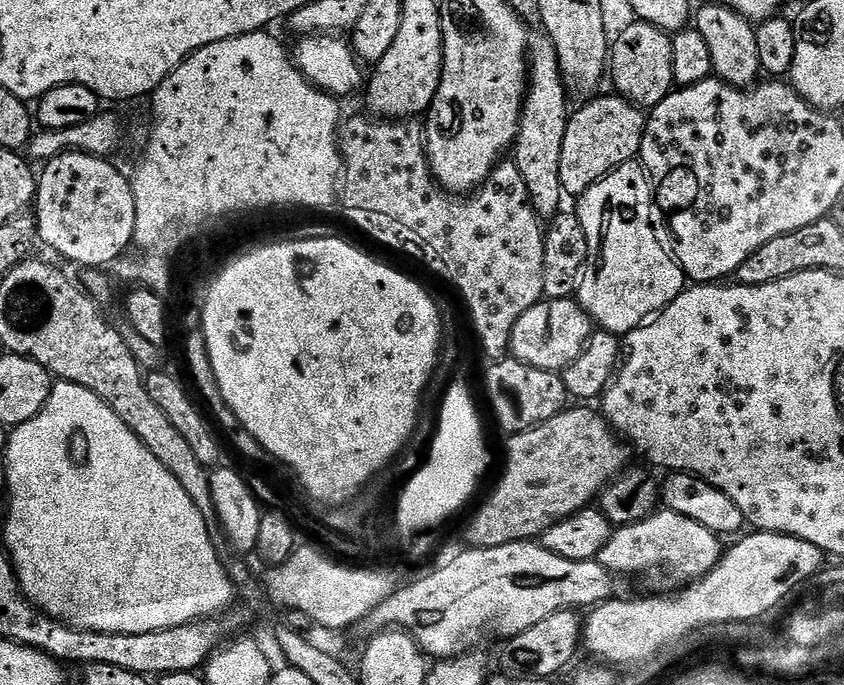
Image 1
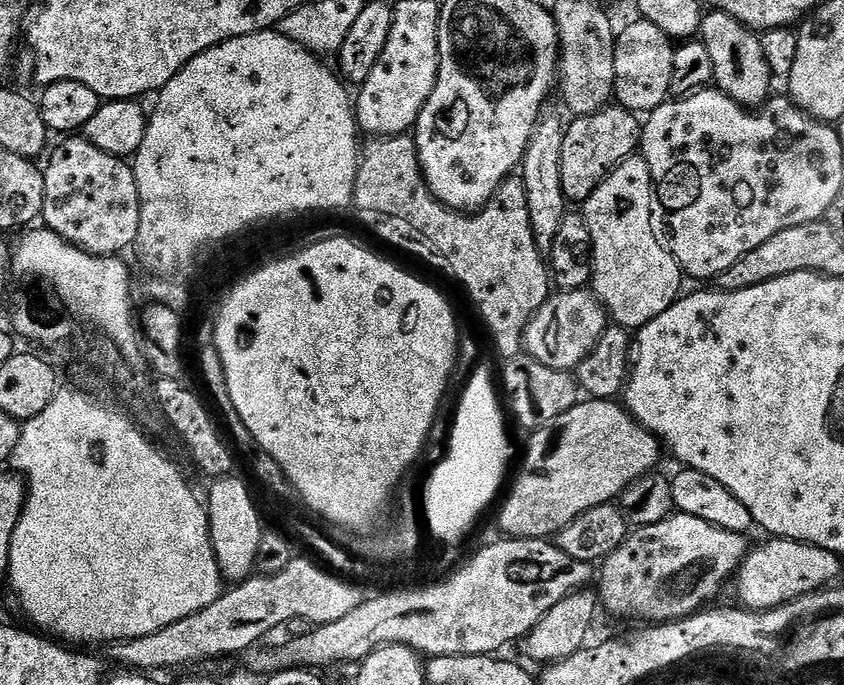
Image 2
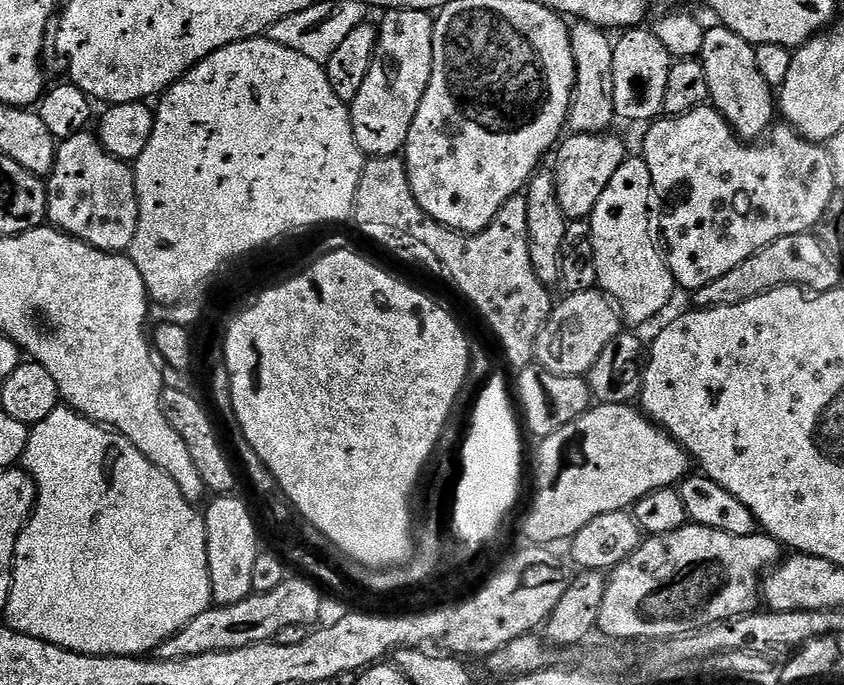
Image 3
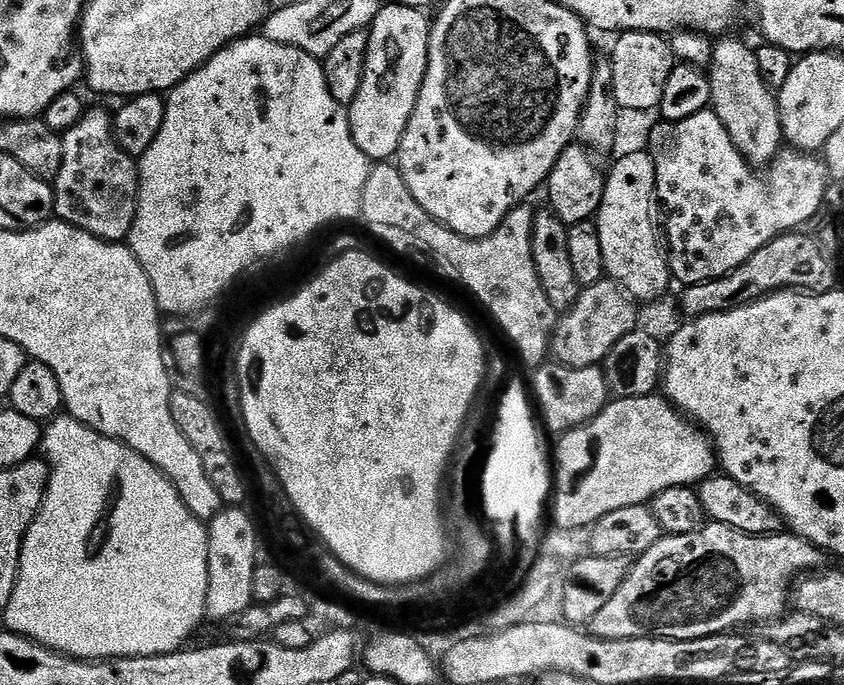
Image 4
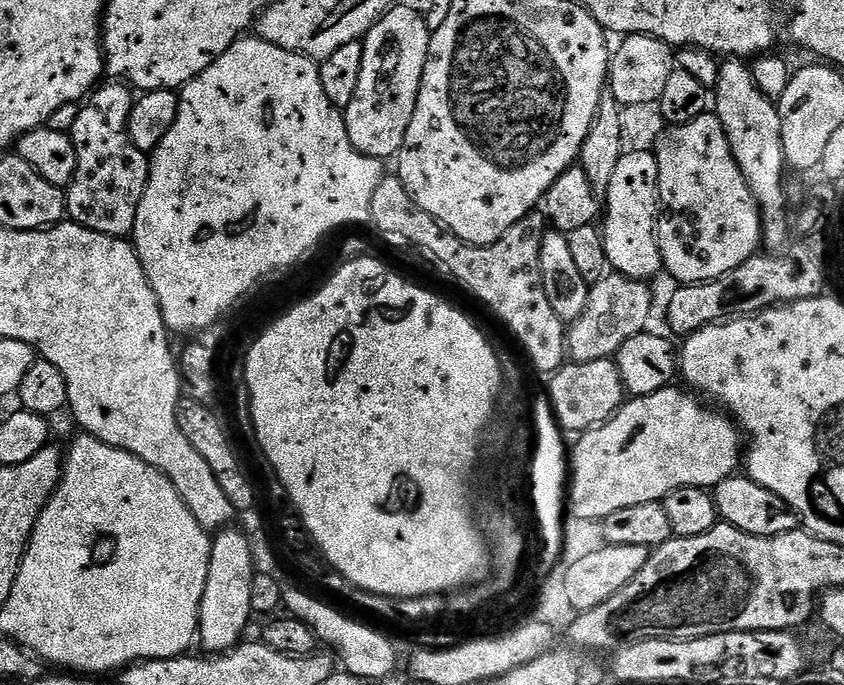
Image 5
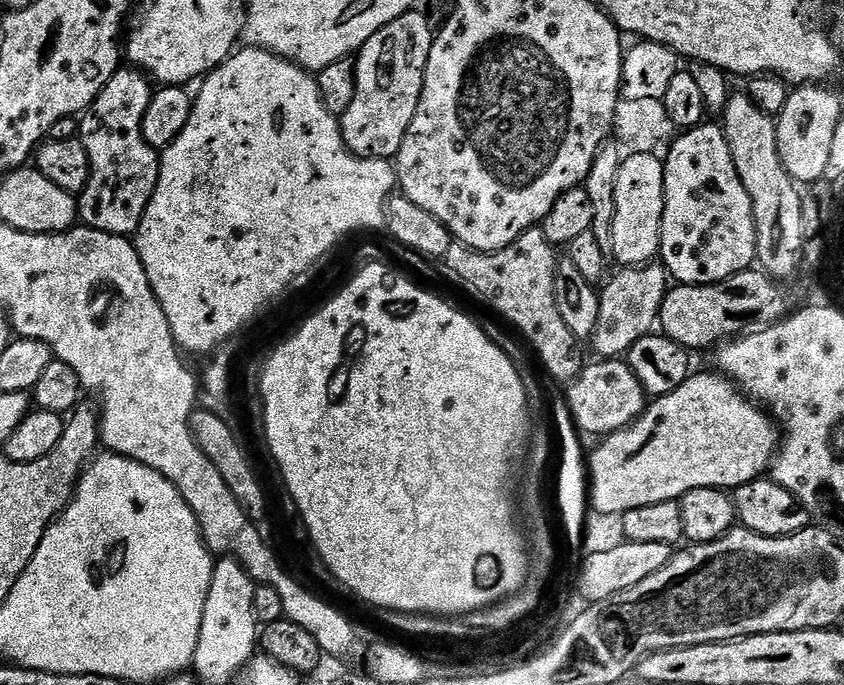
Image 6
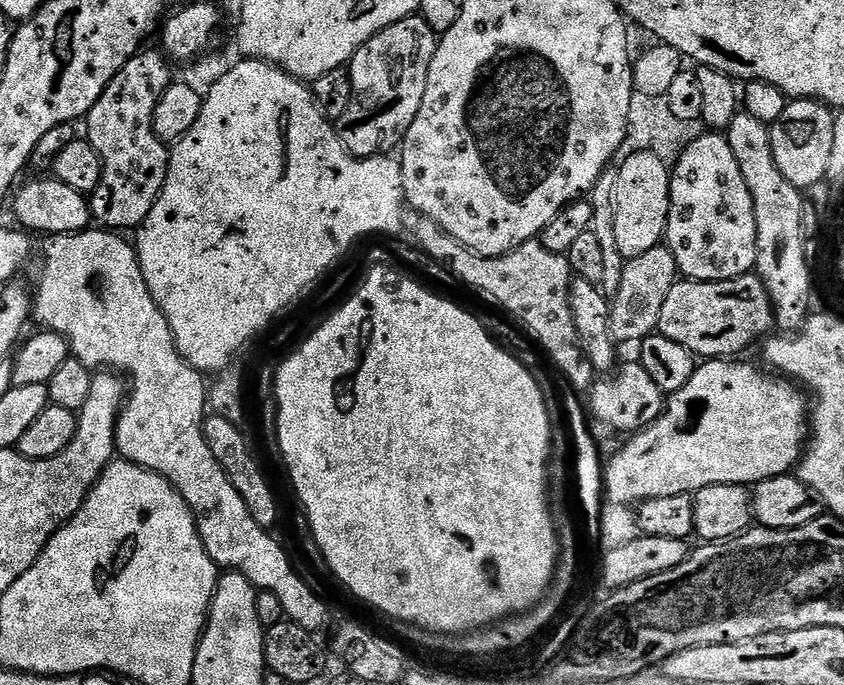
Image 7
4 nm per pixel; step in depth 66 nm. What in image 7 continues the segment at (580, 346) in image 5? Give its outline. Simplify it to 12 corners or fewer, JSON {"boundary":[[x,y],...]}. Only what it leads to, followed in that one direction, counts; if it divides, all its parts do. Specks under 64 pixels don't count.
{"boundary":[[666,246],[627,261],[610,300],[624,345],[653,335],[677,279]]}

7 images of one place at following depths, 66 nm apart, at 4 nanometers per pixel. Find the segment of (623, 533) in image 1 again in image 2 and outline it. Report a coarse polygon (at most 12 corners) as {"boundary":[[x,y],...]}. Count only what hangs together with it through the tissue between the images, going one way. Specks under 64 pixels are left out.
{"boundary":[[685,512],[636,528],[598,596],[653,625],[707,609],[749,537]]}

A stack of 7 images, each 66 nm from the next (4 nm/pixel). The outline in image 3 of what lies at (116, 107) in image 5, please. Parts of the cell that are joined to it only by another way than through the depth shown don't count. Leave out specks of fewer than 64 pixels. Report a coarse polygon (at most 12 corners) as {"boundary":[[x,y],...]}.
{"boundary":[[90,133],[59,141],[51,227],[124,254],[136,174]]}

